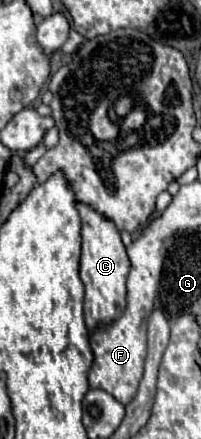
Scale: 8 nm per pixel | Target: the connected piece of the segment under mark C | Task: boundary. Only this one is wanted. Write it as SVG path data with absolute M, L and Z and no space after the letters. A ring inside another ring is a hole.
M76 202L80 220L82 220L82 258L80 258L80 280L86 288L84 300L84 316L88 330L94 330L100 322L112 322L122 314L126 306L126 276L130 270L130 260L126 256L126 248L121 240L120 232L114 222L102 218L98 210L86 206L84 202Z

